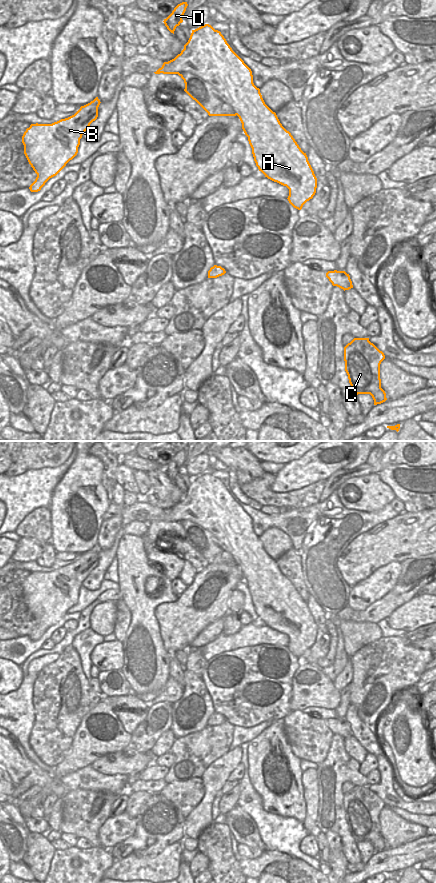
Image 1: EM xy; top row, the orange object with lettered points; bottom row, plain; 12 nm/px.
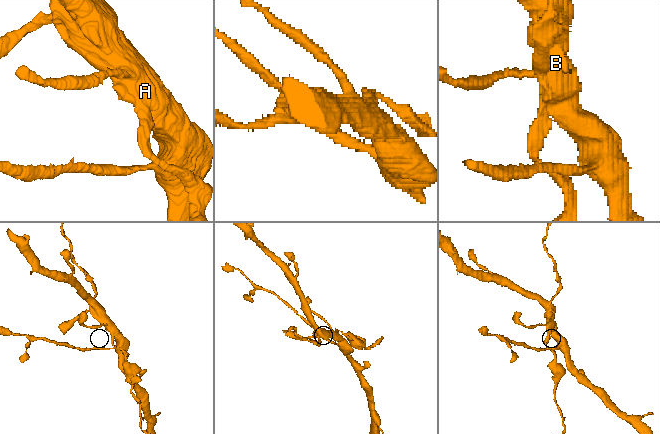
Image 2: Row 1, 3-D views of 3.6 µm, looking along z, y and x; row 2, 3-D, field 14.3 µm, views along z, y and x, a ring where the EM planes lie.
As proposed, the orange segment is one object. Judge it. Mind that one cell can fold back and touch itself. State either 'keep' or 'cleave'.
cleave

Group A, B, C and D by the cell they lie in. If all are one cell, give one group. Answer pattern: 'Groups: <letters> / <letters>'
Groups: A B / C D.

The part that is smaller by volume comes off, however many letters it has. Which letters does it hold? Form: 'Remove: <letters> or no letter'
Remove: C, D.

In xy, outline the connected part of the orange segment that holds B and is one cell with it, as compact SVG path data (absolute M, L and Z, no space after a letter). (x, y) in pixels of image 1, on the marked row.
M96 97L90 103L81 106L74 115L68 118L52 124L31 124L26 129L22 136L24 154L37 174L35 181L29 187L31 192L40 191L50 178L56 176L77 155L83 133L98 117L100 103L100 100Z

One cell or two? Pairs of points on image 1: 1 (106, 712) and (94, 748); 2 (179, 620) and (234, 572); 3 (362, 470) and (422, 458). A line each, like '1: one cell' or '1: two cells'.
1: one cell
2: one cell
3: one cell

